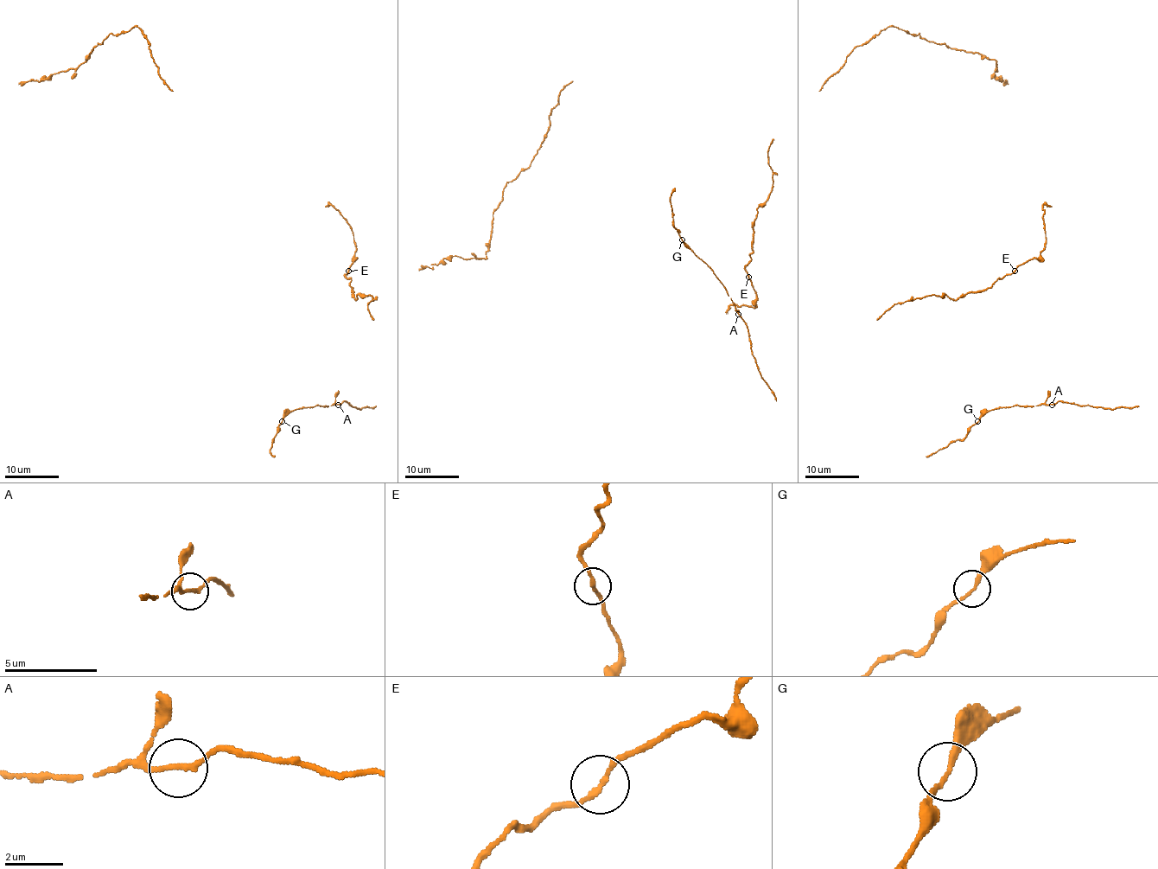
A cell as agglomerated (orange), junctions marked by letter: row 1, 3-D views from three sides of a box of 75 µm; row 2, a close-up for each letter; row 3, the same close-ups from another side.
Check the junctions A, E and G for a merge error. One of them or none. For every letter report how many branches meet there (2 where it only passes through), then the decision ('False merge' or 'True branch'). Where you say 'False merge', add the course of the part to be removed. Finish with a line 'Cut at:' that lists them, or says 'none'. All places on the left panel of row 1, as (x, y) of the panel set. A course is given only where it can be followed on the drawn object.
A: Branches: 2. False merge. Course of the part to remove: (338, 405), (344, 400), (350, 406), (359, 409), (376, 406)
E: Branches: 2. True branch
G: Branches: 2. True branch
Cut at: A

